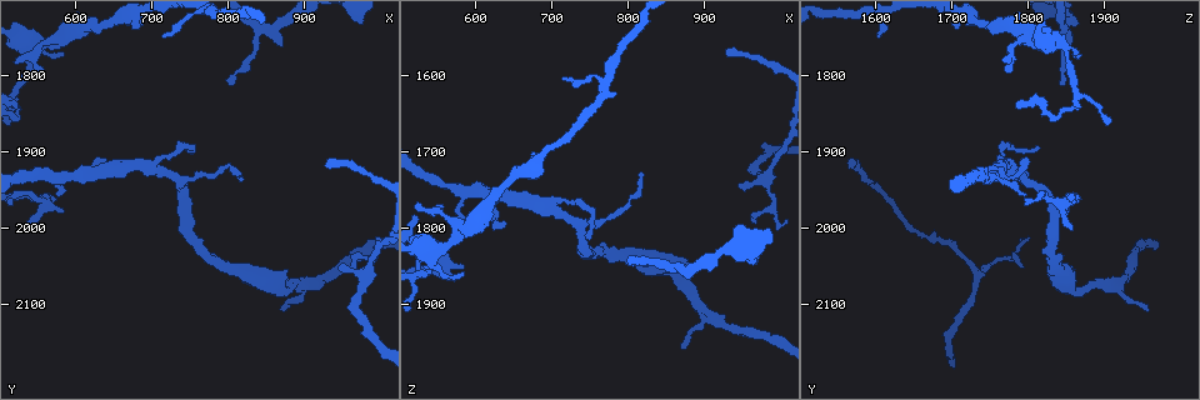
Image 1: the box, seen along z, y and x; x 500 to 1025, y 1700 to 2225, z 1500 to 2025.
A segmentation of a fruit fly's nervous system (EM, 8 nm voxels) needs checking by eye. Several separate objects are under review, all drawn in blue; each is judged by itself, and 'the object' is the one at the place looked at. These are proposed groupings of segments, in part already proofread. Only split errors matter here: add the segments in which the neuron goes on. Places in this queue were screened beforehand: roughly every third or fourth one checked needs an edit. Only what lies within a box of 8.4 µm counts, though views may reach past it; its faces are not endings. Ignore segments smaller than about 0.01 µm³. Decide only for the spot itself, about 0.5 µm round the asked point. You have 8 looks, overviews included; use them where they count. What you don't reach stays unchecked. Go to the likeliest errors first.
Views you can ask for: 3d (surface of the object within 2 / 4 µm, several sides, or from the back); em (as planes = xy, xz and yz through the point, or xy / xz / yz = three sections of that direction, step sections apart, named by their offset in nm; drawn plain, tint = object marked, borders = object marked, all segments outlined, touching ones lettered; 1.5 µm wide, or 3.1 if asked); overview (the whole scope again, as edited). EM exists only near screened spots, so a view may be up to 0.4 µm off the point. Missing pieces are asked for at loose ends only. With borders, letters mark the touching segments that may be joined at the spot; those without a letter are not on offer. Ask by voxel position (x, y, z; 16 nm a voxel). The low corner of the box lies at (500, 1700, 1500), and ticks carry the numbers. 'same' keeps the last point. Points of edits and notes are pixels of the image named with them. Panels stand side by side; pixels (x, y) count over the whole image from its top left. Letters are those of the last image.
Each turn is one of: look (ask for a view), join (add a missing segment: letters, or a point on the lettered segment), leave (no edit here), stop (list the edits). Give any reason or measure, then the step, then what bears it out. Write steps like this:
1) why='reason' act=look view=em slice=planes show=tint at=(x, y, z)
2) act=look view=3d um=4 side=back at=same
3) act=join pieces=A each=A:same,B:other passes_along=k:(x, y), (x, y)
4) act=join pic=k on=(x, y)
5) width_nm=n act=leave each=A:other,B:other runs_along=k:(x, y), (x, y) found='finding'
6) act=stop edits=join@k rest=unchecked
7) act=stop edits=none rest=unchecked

why='free end' act=look view=em slice=planes show=borders at=(945, 2050, 1745)

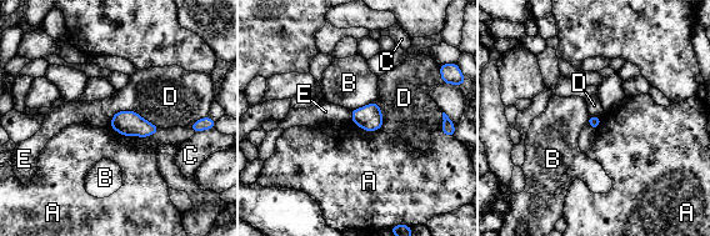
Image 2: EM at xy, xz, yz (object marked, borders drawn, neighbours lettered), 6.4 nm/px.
act=leave each=A:other,B:other,C:other,D:other,E:other border=2:(111, 116), (134, 110), (160, 127) found='no lettered segment goes on from it'

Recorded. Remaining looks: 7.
why='an open end' act=look view=em slice=yz step=4 show=plain at=(805, 1815, 1845)

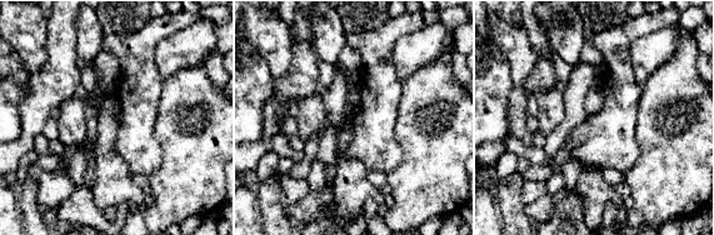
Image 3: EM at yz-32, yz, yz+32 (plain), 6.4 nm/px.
why='what lies round it' act=look view=em slice=yz step=4 show=borders at=same

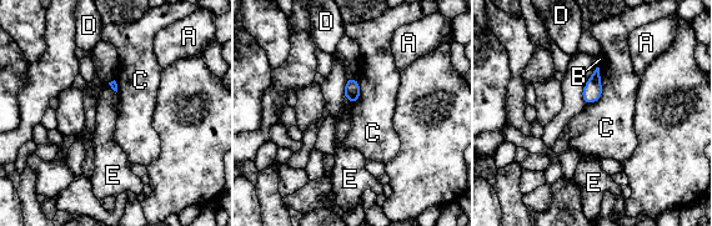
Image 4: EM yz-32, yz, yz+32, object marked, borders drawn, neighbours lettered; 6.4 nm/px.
longest_contact=C:200nm act=leave each=A:other,B:other,C:other,D:other,E:other border=4:(601, 76), (601, 95), (586, 104) found='no lettered segment goes on from it'

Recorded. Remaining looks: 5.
why='tapers out' act=look view=em slice=yz step=4 show=borders at=(930, 1925, 1565)

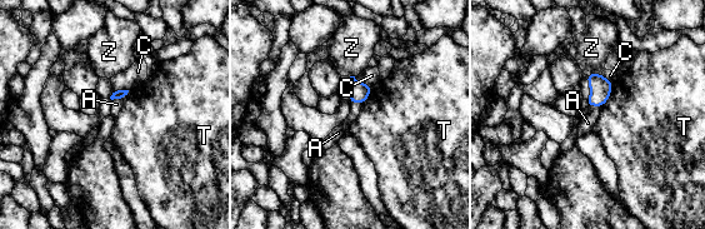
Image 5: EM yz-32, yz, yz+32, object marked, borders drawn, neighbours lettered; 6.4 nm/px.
act=leave each=A:other,C:other,T:other,Z:other border=5:(354, 76), (370, 86) found='none of them fits'

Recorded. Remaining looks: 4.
act=stop edits=none rest=unchecked

